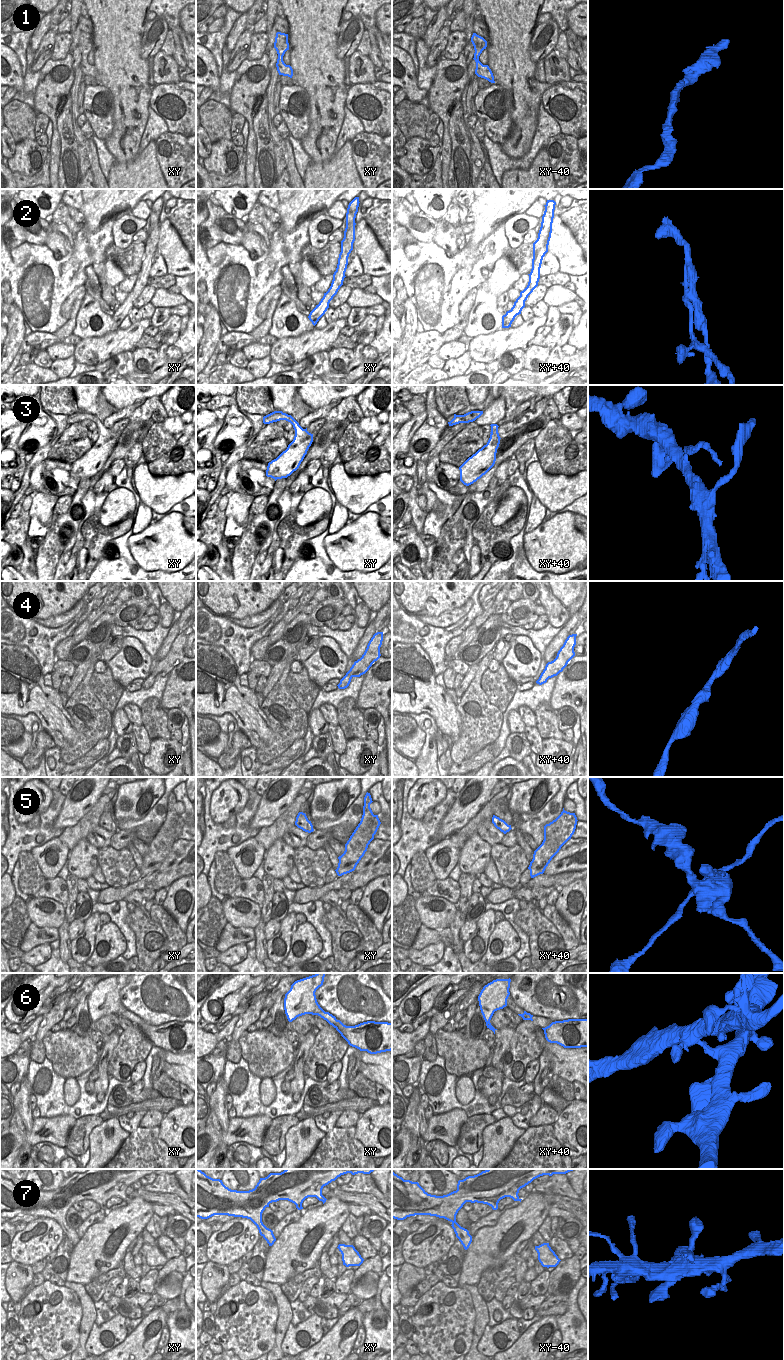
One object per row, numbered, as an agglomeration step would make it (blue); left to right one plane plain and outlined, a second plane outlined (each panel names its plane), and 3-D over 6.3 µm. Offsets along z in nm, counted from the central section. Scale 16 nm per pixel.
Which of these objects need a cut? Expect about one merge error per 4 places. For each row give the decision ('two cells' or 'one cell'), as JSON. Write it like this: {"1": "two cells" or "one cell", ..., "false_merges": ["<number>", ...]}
{"1": "one cell", "2": "two cells", "3": "one cell", "4": "one cell", "5": "two cells", "6": "two cells", "7": "one cell", "false_merges": ["2", "5", "6"]}

